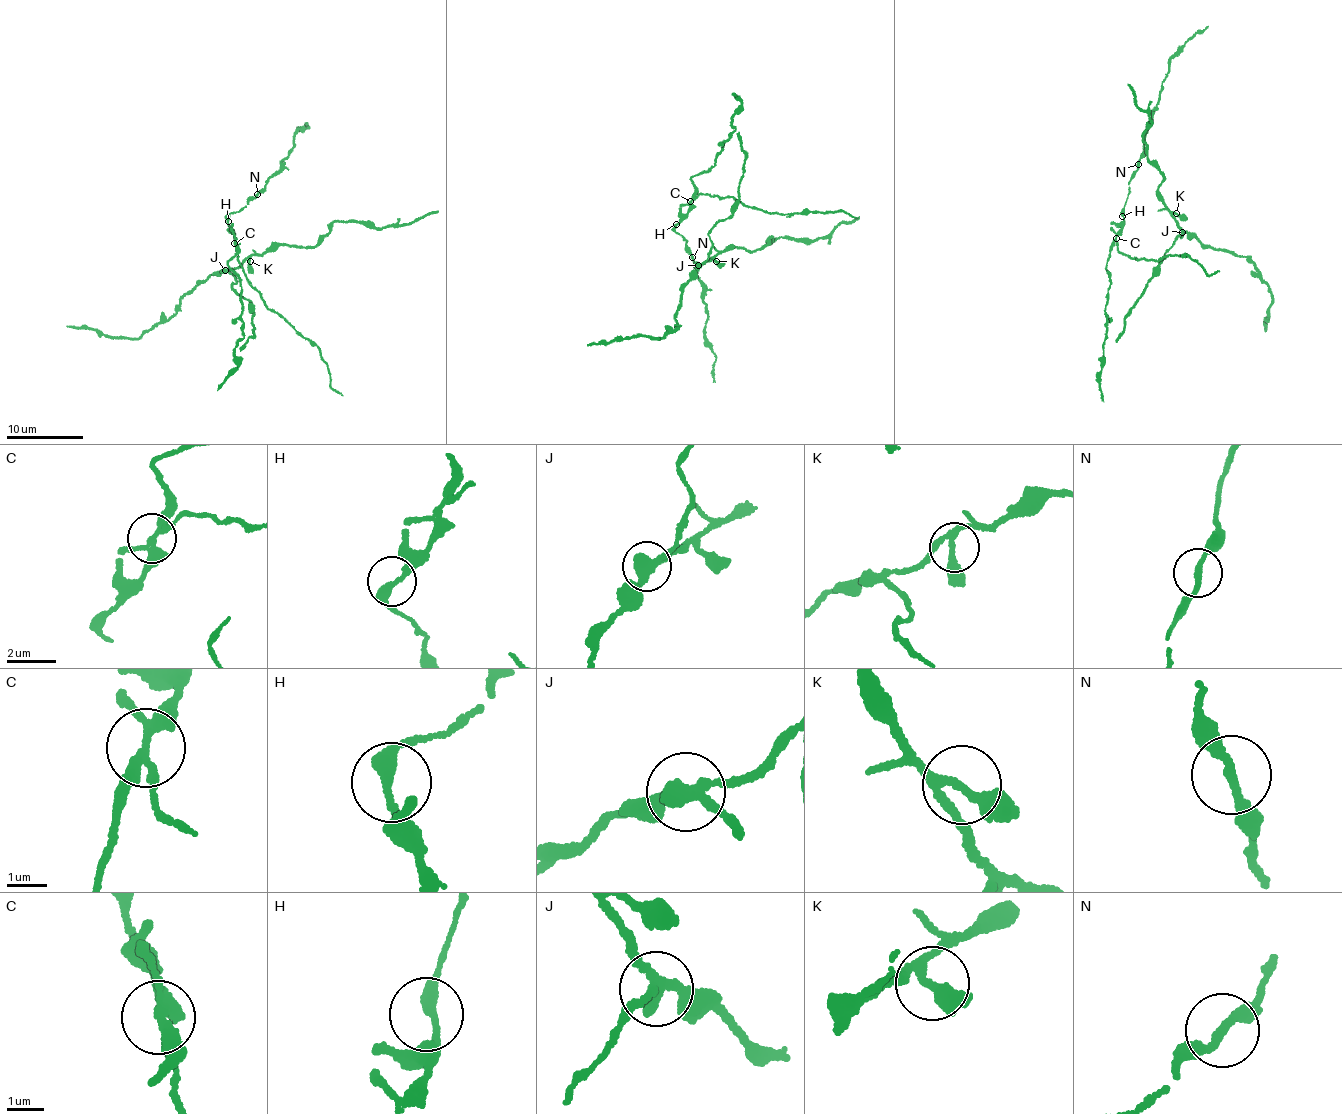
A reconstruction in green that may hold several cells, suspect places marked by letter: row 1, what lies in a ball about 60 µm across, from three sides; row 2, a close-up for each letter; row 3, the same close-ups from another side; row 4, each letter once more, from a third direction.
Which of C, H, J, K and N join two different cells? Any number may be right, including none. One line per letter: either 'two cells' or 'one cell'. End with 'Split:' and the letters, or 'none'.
C: two cells
H: one cell
J: two cells
K: one cell
N: one cell
Split: C, J

